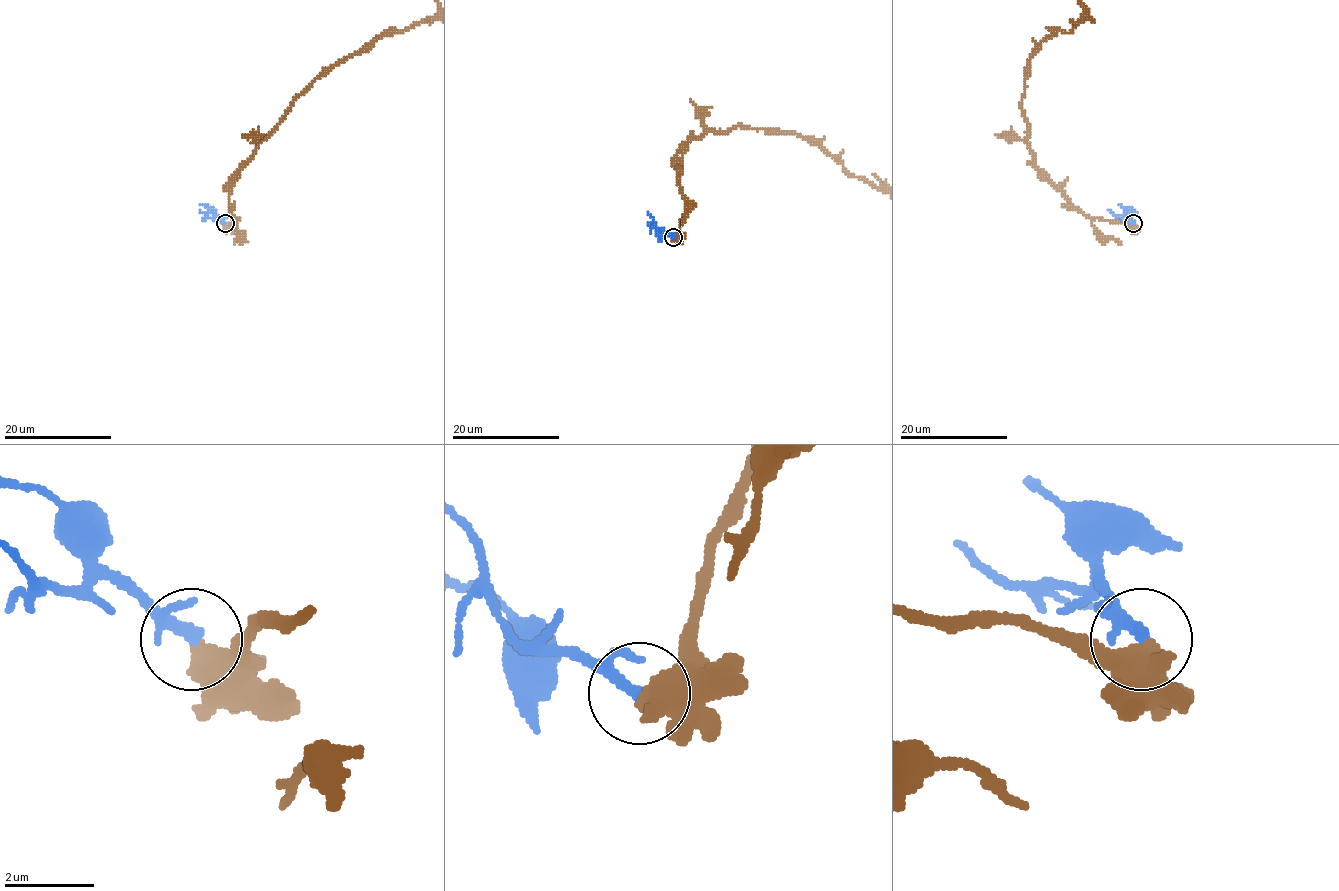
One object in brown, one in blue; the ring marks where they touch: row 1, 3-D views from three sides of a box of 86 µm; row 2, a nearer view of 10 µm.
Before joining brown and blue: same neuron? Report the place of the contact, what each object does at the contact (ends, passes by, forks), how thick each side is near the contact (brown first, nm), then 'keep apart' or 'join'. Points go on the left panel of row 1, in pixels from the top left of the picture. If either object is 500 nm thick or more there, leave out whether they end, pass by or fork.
at (225, 223); 550 nm thick on the brown side, 200 nm on the other; keep apart

